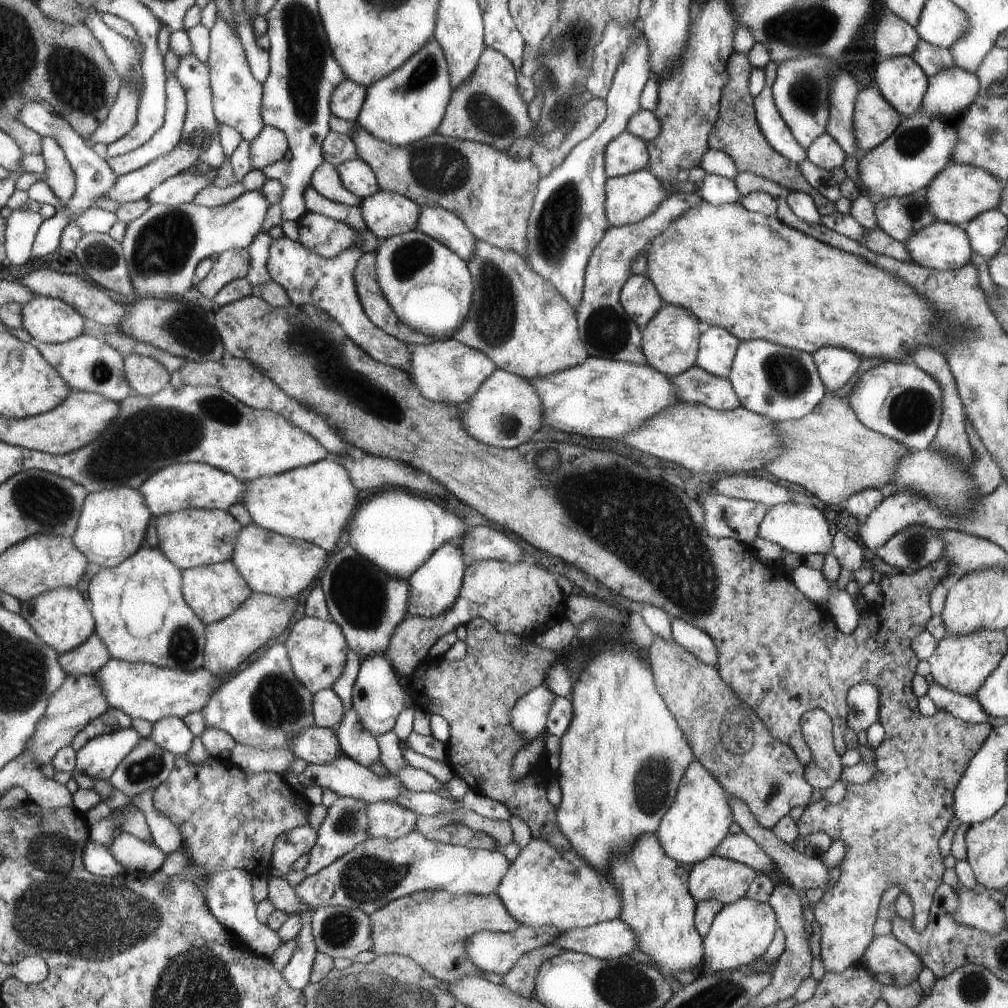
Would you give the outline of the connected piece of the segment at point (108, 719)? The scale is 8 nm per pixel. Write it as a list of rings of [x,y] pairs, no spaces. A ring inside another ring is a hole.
[[[112,707],[108,712],[99,716],[94,722],[84,729],[72,744],[72,748],[79,751],[87,742],[93,738],[102,736],[108,733],[118,732],[124,728],[134,727],[134,719],[128,712],[120,710],[120,708]]]

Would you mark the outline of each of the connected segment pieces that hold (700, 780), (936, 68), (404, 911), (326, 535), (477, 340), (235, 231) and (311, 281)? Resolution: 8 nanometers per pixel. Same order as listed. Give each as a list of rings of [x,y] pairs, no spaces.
[[[695,759],[680,781],[674,804],[659,822],[659,829],[654,833],[668,855],[678,862],[694,866],[714,854],[716,846],[728,837],[730,824],[732,806],[728,802],[727,792],[715,775]]]
[[[921,38],[918,40],[916,50],[912,52],[911,57],[923,67],[929,79],[946,68],[957,68],[949,48],[930,44]]]
[[[422,890],[397,898],[369,916],[372,924],[371,951],[377,957],[410,957],[432,977],[448,984],[462,976],[485,976],[468,956],[468,938],[482,931],[514,932],[520,926],[496,893],[448,894],[446,890]]]
[[[336,455],[282,474],[256,478],[246,486],[248,494],[244,494],[242,504],[256,526],[316,543],[328,552],[334,552],[332,548],[341,536],[342,526],[348,522],[350,514],[354,514],[358,502],[358,488]]]
[[[477,239],[474,256],[468,260],[467,265],[474,279],[475,292],[472,294],[472,307],[464,324],[451,336],[454,340],[483,351],[495,362],[498,369],[504,369],[528,380],[562,372],[587,360],[590,352],[579,334],[578,315],[572,308],[572,303],[568,302],[551,282],[536,274],[520,254],[496,248],[484,240]]]
[[[257,190],[246,191],[240,198],[219,207],[208,208],[196,204],[180,204],[177,206],[156,204],[147,211],[145,216],[141,216],[138,220],[130,223],[123,242],[126,258],[134,273],[135,295],[138,298],[166,297],[182,299],[182,294],[194,287],[192,276],[194,276],[198,263],[204,258],[212,256],[214,252],[221,254],[226,250],[240,250],[250,246],[263,229],[268,208],[270,208],[270,204],[268,204],[264,195]]]
[[[284,235],[283,238],[272,239],[267,268],[272,280],[282,285],[292,303],[295,305],[313,304],[320,307],[320,310],[335,318],[336,322],[343,326],[348,338],[351,338],[356,346],[367,351],[372,358],[385,365],[407,371],[410,368],[408,343],[402,342],[402,340],[386,334],[382,328],[378,328],[366,316],[360,298],[358,298],[354,268],[358,266],[358,260],[362,256],[364,256],[364,252],[358,246],[354,246],[354,248],[344,250],[336,257],[327,259]]]

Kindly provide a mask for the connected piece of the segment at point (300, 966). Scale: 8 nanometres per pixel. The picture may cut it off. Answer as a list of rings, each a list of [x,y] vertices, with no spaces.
[[[315,910],[302,912],[302,928],[296,938],[296,950],[286,968],[281,970],[287,979],[288,986],[301,990],[310,983],[310,975],[317,950],[316,941],[312,936],[312,914]]]

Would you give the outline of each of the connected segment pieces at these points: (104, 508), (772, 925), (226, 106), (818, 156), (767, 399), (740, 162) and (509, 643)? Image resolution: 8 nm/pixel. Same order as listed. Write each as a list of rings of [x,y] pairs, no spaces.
[[[120,486],[99,493],[90,493],[80,518],[74,544],[87,554],[90,562],[102,568],[116,568],[134,556],[145,541],[146,530],[153,522],[150,508],[136,488]]]
[[[744,896],[724,905],[724,909],[712,921],[710,932],[703,936],[703,964],[714,972],[746,969],[767,952],[778,928],[778,915],[768,902],[756,902]]]
[[[216,10],[216,21],[210,29],[210,54],[205,65],[210,70],[211,100],[216,123],[229,124],[238,130],[238,134],[252,142],[263,129],[262,114],[262,87],[249,80],[248,58],[244,52],[244,44],[240,40],[237,30],[234,30],[226,18],[220,16],[220,10]]]
[[[824,132],[822,136],[806,148],[808,160],[822,168],[822,170],[834,170],[834,168],[844,168],[847,158],[847,152],[836,142],[830,133]]]
[[[764,339],[747,340],[739,345],[730,382],[746,410],[764,414],[774,421],[806,417],[828,393],[813,354]]]
[[[735,52],[728,61],[728,84],[724,89],[723,97],[720,98],[719,121],[716,122],[715,129],[708,138],[710,148],[725,152],[736,164],[738,172],[752,172],[756,176],[762,176],[766,180],[772,180],[780,186],[784,186],[788,191],[805,192],[814,199],[816,208],[822,216],[836,212],[836,203],[826,198],[823,193],[804,178],[803,171],[799,165],[780,154],[764,138],[763,131],[760,130],[759,122],[754,116],[754,102],[752,96],[748,94],[748,74],[752,66],[748,62],[748,54]]]
[[[475,618],[467,623],[467,635],[464,641],[468,649],[464,658],[454,662],[450,662],[444,657],[428,658],[410,676],[408,693],[412,697],[413,704],[427,713],[443,716],[448,721],[450,728],[449,740],[446,742],[448,761],[455,774],[462,777],[471,790],[496,797],[498,801],[508,807],[512,815],[526,820],[531,830],[531,836],[546,840],[548,844],[552,844],[554,850],[560,850],[564,854],[570,850],[572,844],[560,832],[560,826],[556,822],[557,807],[547,798],[548,784],[556,778],[556,772],[546,762],[546,753],[543,752],[539,756],[534,770],[528,772],[524,778],[520,778],[516,782],[512,782],[512,778],[510,778],[514,756],[520,752],[520,749],[527,748],[529,744],[526,738],[516,734],[516,730],[512,726],[512,708],[520,701],[520,698],[544,683],[546,672],[554,666],[558,653],[538,646],[533,641],[533,637],[499,632],[492,626],[492,622],[488,622],[485,618]]]

